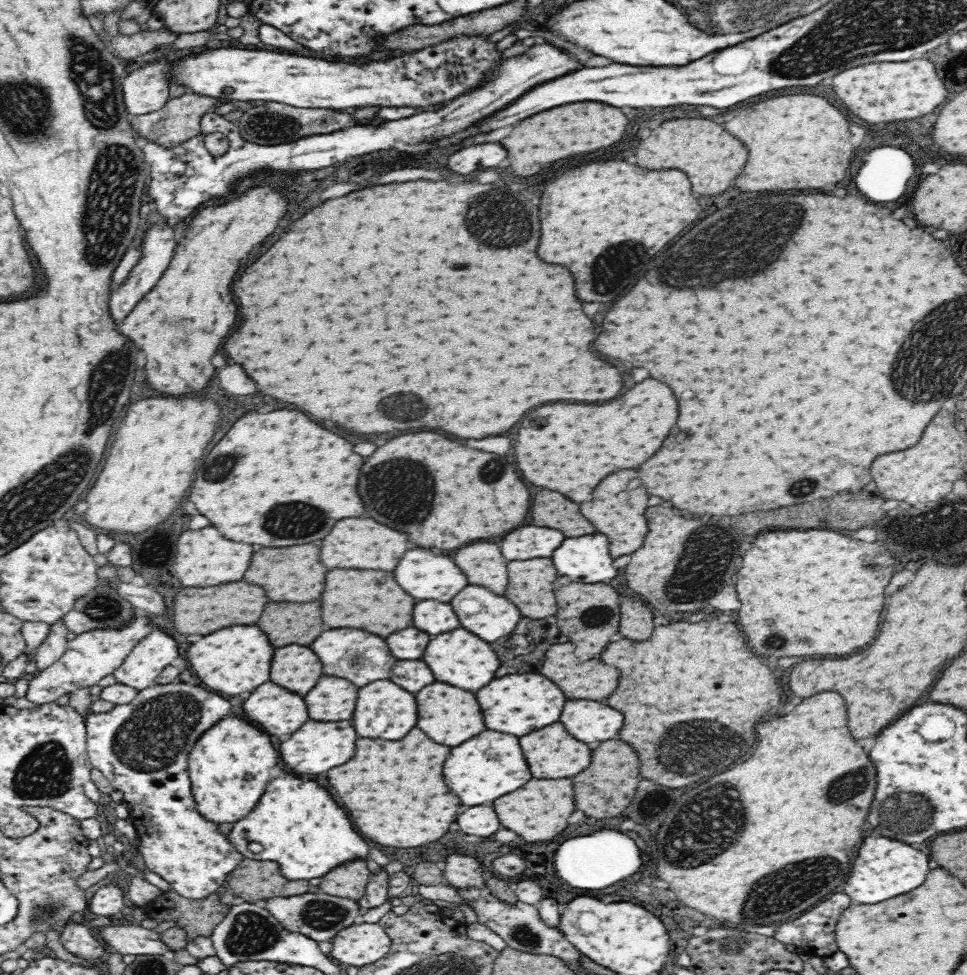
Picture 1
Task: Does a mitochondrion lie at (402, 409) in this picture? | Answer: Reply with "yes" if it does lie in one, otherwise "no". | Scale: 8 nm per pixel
yes

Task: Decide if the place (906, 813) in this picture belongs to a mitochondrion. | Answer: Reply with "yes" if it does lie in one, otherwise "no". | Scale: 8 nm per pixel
yes

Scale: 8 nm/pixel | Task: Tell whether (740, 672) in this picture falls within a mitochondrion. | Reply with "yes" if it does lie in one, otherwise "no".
no

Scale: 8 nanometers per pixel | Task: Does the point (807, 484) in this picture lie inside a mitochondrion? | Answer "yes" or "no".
yes

